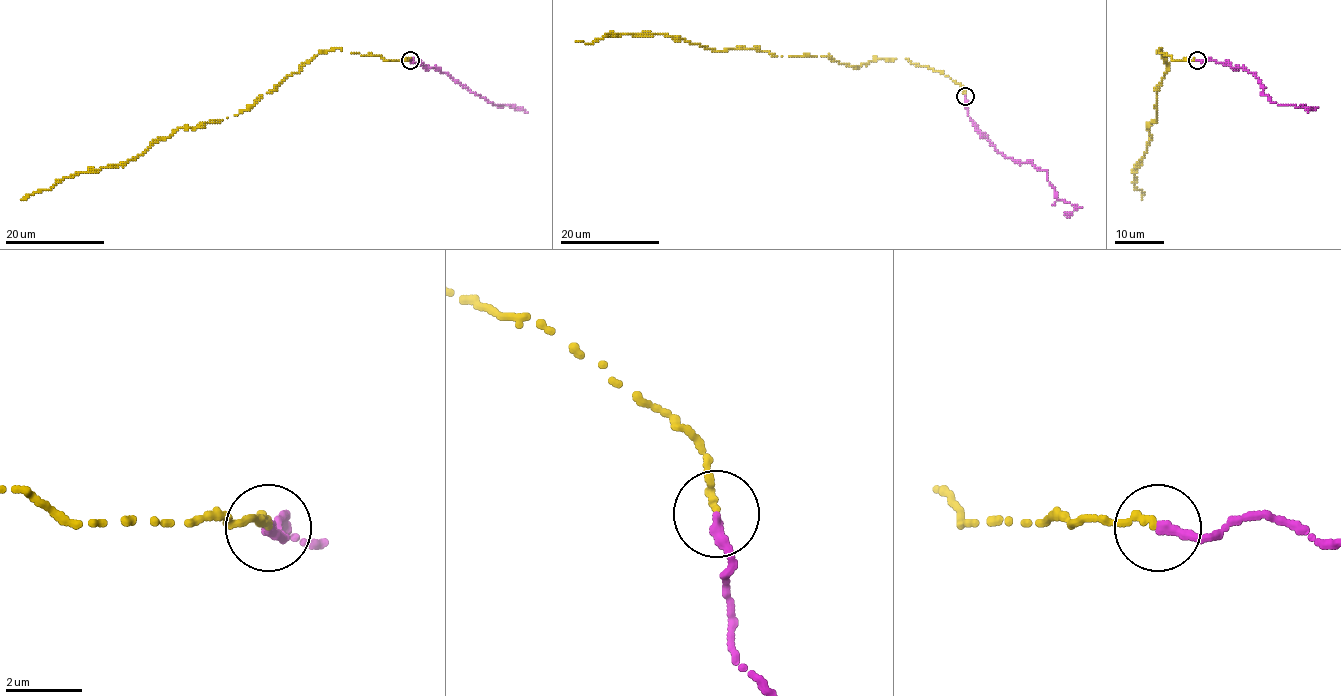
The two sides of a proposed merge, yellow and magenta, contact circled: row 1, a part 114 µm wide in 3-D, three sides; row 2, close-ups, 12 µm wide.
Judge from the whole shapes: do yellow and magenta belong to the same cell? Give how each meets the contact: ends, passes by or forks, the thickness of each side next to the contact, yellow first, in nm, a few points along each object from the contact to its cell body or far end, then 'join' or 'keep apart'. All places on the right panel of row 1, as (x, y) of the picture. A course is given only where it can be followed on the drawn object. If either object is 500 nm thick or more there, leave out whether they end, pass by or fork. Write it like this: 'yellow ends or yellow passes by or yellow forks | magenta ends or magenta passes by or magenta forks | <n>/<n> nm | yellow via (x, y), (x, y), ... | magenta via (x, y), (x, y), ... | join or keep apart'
yellow ends | magenta ends | 190/280 nm | yellow via (1197, 61), (1172, 60), (1159, 48), (1167, 72), (1156, 91), (1152, 138), (1133, 168), (1141, 199) | magenta via (1197, 61), (1214, 60), (1243, 67), (1262, 84), (1262, 93), (1270, 102), (1308, 109), (1316, 107) | join

